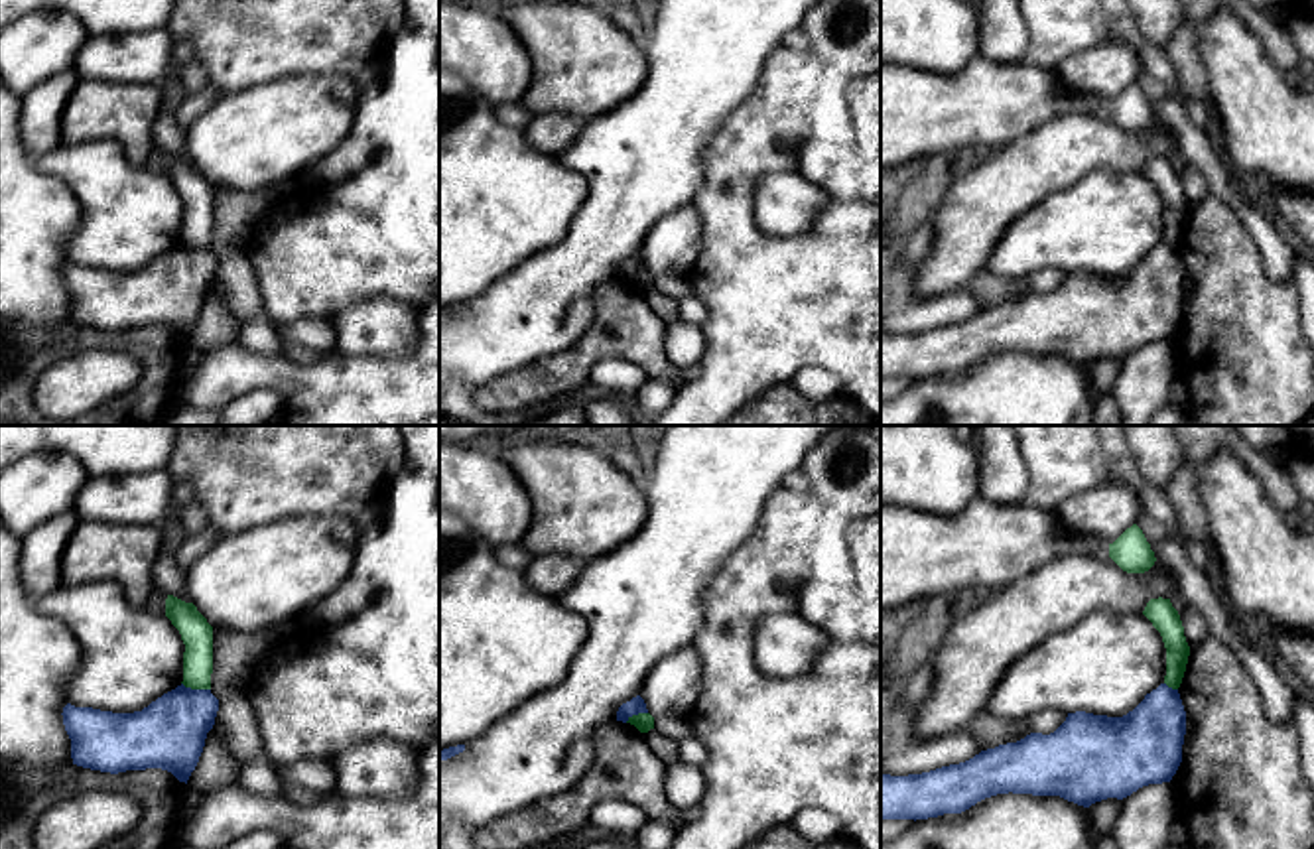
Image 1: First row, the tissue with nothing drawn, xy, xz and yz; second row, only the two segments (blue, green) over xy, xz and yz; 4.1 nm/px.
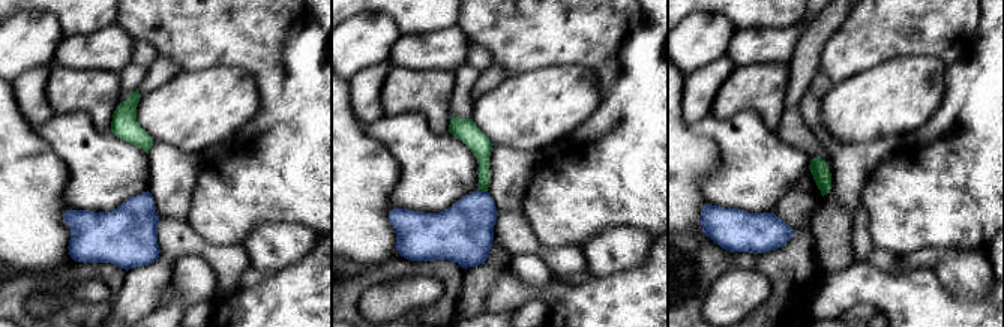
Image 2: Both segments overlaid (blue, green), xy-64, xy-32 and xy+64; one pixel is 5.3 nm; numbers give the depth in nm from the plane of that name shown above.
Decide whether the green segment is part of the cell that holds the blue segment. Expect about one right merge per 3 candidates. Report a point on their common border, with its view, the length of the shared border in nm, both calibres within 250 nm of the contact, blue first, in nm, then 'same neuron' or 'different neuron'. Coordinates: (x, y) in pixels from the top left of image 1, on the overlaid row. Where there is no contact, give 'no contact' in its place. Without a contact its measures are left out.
meets blue in xy at (196, 690); contact 120 nm long; 300 nm thick on the blue side, 130 nm on the other; different neuron

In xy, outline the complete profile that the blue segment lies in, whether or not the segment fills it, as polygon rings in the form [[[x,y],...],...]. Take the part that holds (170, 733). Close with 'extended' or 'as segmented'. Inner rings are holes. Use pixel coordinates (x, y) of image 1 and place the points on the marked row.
[[[181,684],[142,711],[112,713],[67,703],[61,715],[73,764],[110,774],[162,768],[187,784],[217,711],[211,689]]]; as segmented

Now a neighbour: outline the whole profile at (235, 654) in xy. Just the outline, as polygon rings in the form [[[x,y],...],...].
[[[219,626],[213,632],[211,693],[219,699],[227,687],[246,691],[266,648],[268,642],[260,632],[238,632]]]

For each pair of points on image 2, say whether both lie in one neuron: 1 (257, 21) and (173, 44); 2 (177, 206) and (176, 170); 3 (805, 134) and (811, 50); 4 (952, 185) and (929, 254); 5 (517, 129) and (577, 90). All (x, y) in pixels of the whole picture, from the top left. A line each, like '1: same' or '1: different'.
1: same
2: same
3: same
4: different
5: same

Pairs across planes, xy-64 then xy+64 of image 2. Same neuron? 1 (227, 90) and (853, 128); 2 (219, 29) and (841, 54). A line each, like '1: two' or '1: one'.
1: one
2: one

